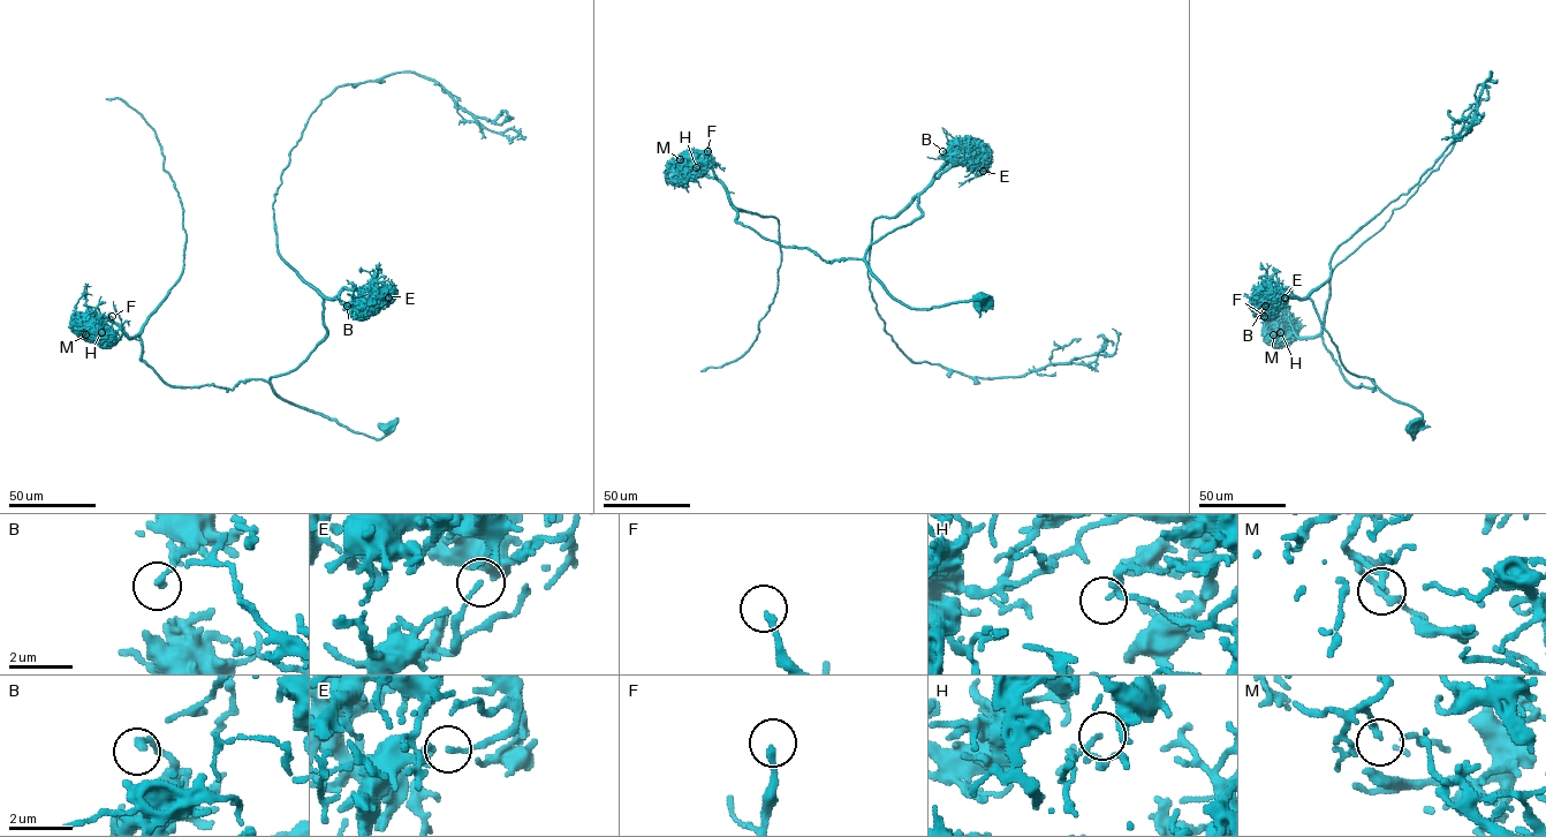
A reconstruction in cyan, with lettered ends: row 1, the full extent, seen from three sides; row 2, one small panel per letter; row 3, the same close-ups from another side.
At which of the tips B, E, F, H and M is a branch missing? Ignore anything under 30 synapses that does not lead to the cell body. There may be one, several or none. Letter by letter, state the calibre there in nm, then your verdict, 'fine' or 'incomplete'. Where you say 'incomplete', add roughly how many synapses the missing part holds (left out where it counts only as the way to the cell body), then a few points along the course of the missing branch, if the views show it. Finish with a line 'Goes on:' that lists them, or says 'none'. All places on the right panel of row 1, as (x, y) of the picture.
B: calibre 240 nm; fine
E: calibre 130 nm; fine
F: calibre 190 nm; fine
H: calibre 100 nm; fine
M: calibre 180 nm; fine
Goes on: none

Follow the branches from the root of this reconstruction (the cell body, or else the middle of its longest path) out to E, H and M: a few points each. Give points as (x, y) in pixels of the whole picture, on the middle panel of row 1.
E: (979, 298), (909, 307), (865, 256), (921, 215), (919, 194), (948, 168), (983, 171)
H: (979, 298), (930, 309), (903, 306), (862, 259), (825, 261), (744, 226), (714, 172), (696, 167)
M: (979, 298), (930, 309), (903, 306), (862, 259), (825, 261), (744, 226), (726, 187), (691, 173), (680, 159)

